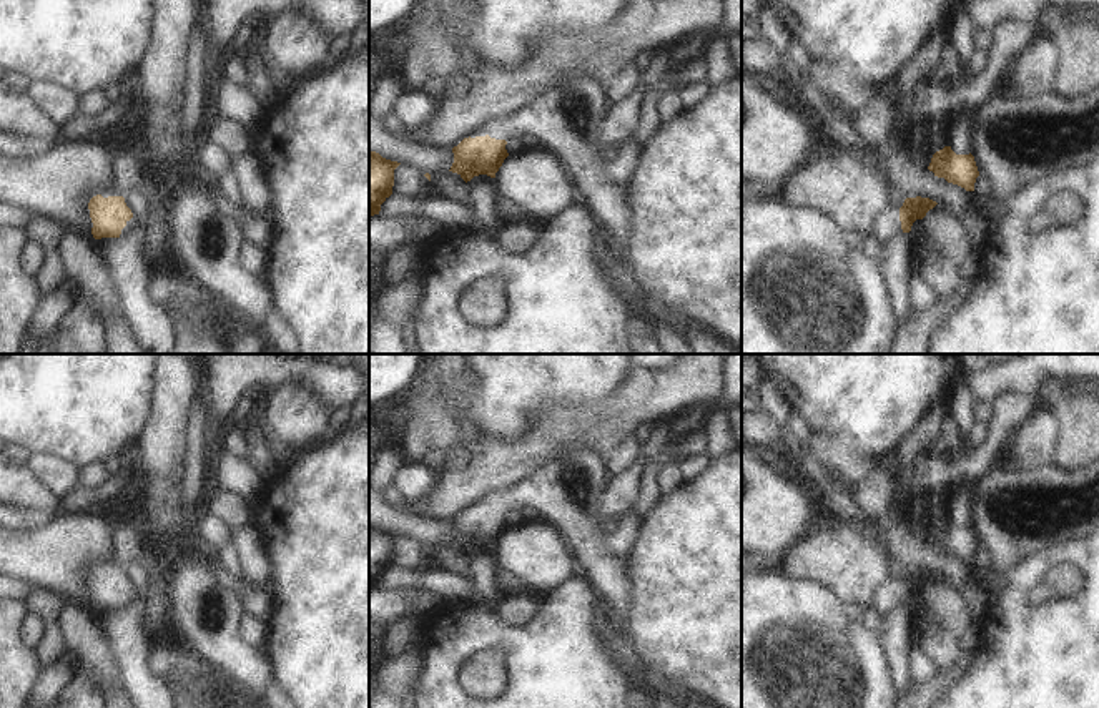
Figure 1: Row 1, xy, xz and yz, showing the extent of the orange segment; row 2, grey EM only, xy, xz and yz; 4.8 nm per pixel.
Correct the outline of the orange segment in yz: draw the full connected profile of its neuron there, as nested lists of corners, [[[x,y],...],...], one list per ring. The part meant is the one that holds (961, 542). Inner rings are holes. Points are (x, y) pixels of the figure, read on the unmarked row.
[[[944,519],[936,524],[928,538],[938,550],[944,550],[948,555],[958,557],[966,563],[974,563],[976,550],[979,548],[974,529],[956,527],[951,519]]]

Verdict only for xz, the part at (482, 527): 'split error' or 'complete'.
split error

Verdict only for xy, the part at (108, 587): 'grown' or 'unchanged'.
grown

